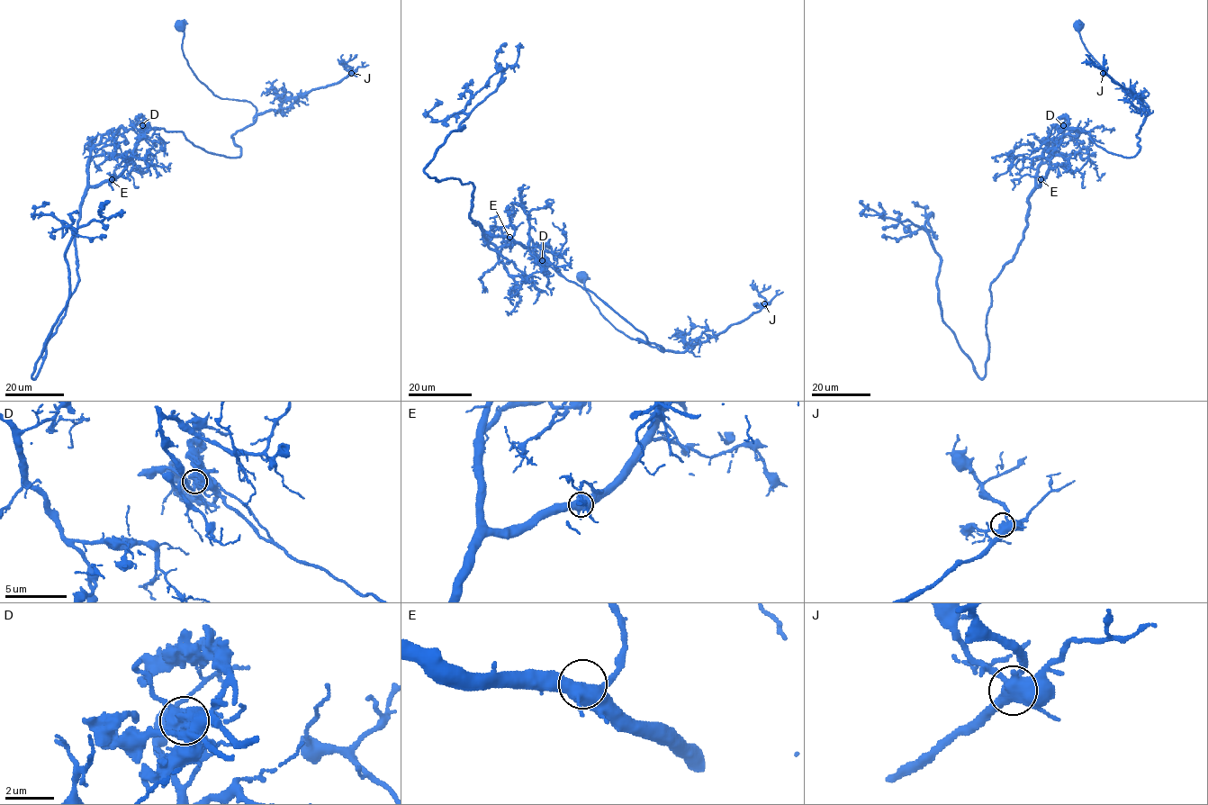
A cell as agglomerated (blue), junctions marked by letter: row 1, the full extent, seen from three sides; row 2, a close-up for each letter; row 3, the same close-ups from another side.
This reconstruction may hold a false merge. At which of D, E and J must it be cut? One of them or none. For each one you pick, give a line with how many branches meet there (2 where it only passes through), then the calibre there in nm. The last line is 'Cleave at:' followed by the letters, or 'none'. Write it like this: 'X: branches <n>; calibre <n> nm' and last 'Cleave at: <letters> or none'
D: branches 4; calibre 500 nm
Cleave at: D

